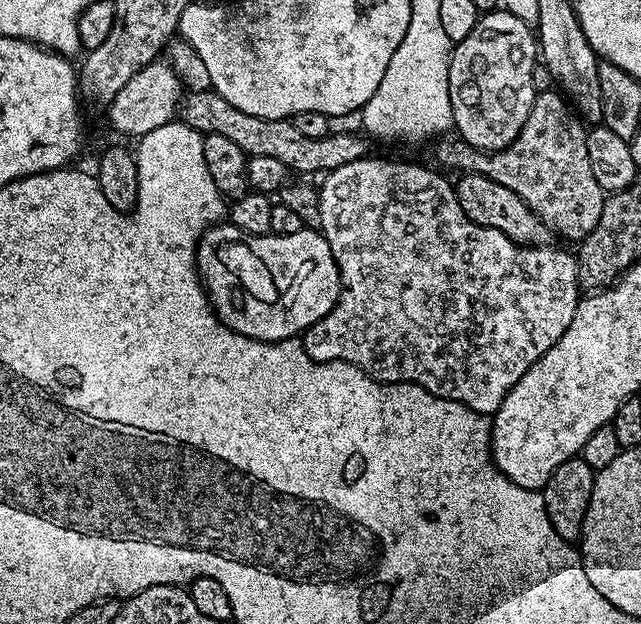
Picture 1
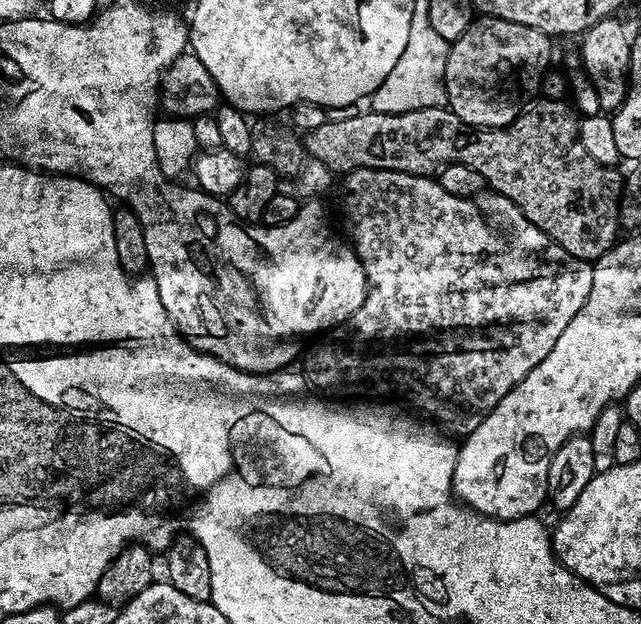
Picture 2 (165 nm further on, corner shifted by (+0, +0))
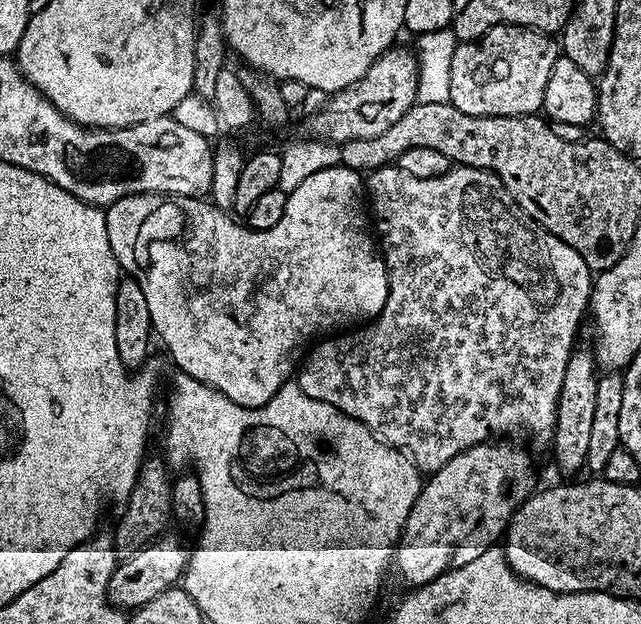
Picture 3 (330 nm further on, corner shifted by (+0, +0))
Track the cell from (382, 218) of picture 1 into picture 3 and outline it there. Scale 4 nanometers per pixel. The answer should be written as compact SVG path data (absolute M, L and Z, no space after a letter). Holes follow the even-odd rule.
M395 166L374 168L366 176L366 204L388 271L386 306L382 306L375 320L313 343L303 357L298 372L300 389L310 398L326 402L342 414L365 424L376 439L410 457L412 465L424 474L437 472L446 466L446 462L450 462L450 458L470 446L507 437L507 432L525 432L534 443L551 445L552 433L556 430L556 407L560 401L562 378L566 378L566 362L577 343L576 331L580 328L580 319L583 316L585 319L590 308L594 283L592 269L586 266L584 259L573 248L566 246L566 242L547 232L538 222L534 222L532 216L522 211L493 172L481 168L453 166L438 178L414 178L414 174L406 174Z

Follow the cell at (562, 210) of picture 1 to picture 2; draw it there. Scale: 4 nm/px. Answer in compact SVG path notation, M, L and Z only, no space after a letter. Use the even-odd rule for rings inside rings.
M538 99L532 109L521 111L514 122L505 128L474 128L462 122L451 108L423 108L390 114L375 110L362 110L356 118L342 122L327 121L318 130L303 137L305 153L312 156L324 168L347 174L359 168L394 170L415 176L428 176L445 164L470 166L482 174L485 185L500 196L510 198L518 210L538 230L542 230L558 246L579 260L595 262L617 243L620 227L620 196L624 193L624 181L615 167L600 165L583 149L579 140L578 116L563 99Z

